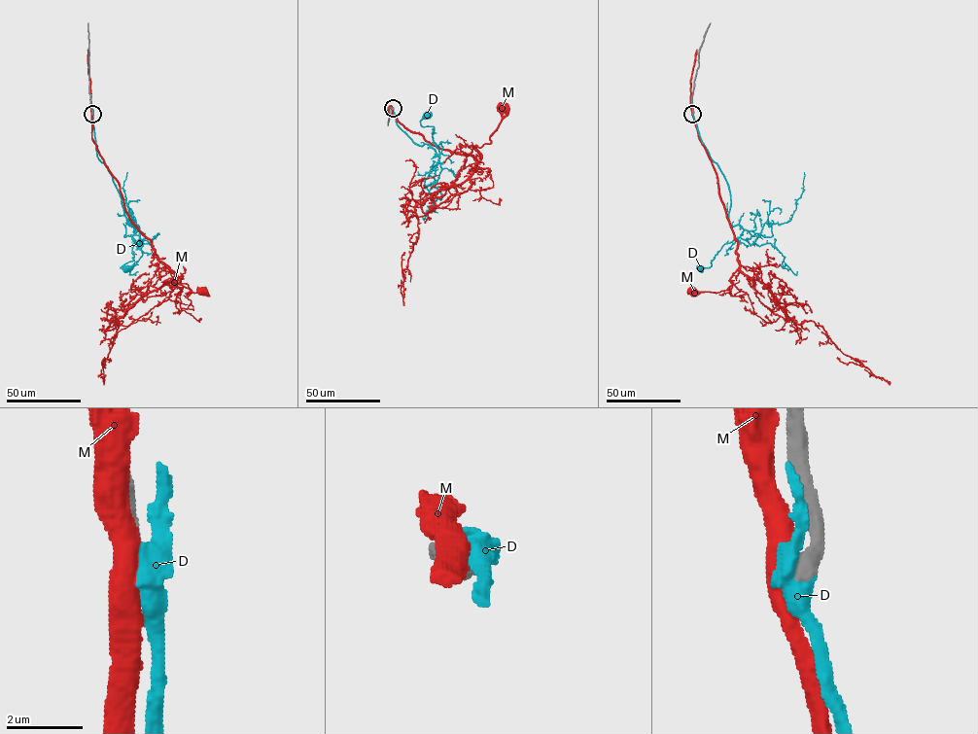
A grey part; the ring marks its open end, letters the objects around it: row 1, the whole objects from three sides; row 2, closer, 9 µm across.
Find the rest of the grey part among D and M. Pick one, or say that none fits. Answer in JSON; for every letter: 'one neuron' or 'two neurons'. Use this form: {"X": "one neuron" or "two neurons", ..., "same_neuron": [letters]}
{"D": "one neuron", "M": "two neurons", "same_neuron": ["D"]}

